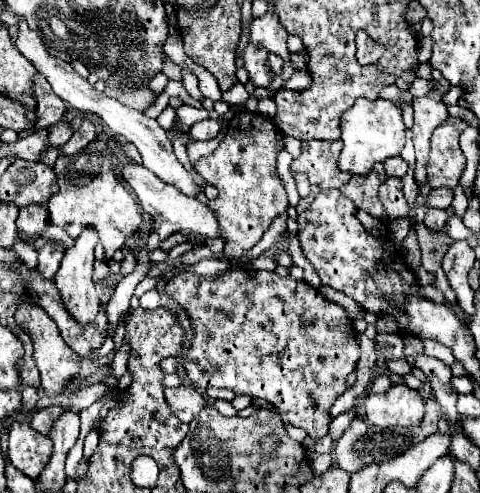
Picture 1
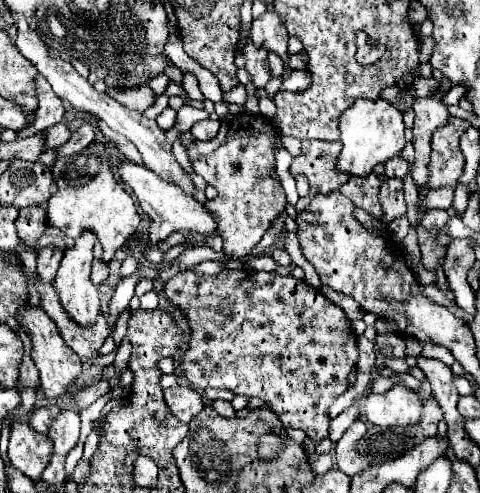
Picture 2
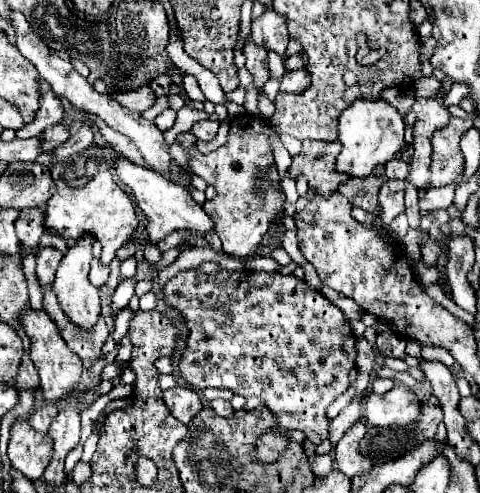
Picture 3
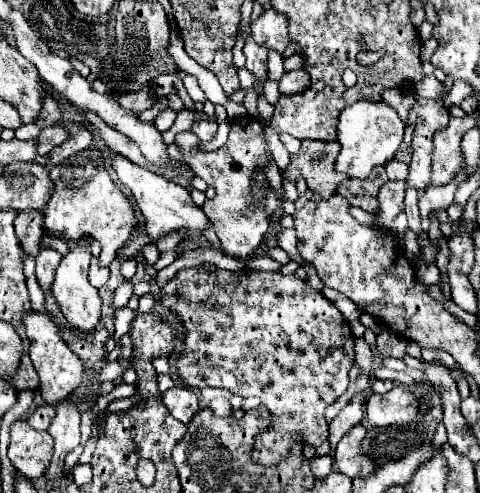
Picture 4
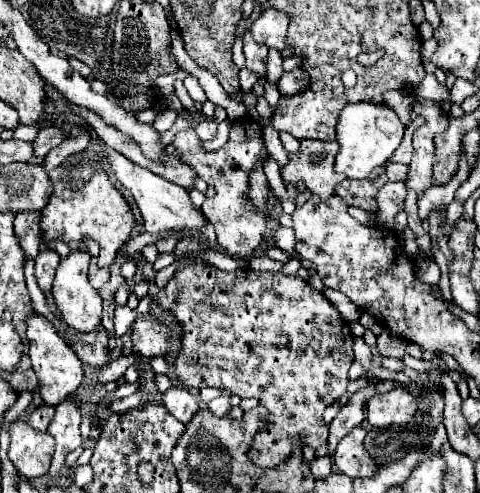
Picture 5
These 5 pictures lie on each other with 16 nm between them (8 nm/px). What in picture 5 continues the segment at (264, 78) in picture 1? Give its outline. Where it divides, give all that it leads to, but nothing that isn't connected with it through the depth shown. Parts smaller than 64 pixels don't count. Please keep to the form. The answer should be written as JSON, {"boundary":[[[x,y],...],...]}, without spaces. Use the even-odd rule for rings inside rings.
{"boundary":[[[248,30],[244,34],[244,56],[246,56],[246,68],[250,68],[252,72],[258,74],[258,78],[266,72],[266,54],[268,54],[268,46],[260,44],[252,38],[252,32]]]}

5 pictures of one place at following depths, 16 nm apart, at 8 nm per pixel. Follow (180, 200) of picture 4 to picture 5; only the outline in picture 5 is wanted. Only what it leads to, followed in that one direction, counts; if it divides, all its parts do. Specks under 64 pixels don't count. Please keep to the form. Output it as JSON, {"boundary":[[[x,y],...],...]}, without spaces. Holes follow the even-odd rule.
{"boundary":[[[104,146],[104,154],[110,162],[110,168],[114,170],[118,182],[130,190],[130,194],[134,196],[134,202],[136,206],[140,208],[140,214],[144,218],[144,228],[146,232],[162,232],[162,230],[174,230],[174,228],[186,228],[186,230],[200,230],[204,226],[204,214],[194,210],[192,208],[192,202],[190,202],[190,196],[188,192],[184,192],[184,188],[164,180],[162,176],[130,162],[126,156],[122,156],[120,152]]]}

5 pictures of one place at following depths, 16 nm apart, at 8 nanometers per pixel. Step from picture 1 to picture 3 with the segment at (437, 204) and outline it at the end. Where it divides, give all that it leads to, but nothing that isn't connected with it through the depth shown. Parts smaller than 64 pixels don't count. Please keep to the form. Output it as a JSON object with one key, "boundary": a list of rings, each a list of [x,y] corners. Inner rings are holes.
{"boundary":[[[462,174],[448,186],[442,186],[442,188],[428,188],[424,194],[420,194],[420,216],[426,216],[428,212],[432,210],[438,210],[438,208],[448,208],[454,200],[454,190],[456,186],[462,182]]]}

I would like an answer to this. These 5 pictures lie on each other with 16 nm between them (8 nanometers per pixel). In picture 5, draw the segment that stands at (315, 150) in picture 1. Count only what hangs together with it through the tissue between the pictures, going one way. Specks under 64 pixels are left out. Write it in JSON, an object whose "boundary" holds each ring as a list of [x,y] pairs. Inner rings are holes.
{"boundary":[[[300,140],[300,150],[288,154],[288,164],[280,168],[280,176],[286,184],[298,188],[302,182],[308,192],[316,194],[320,200],[328,200],[334,194],[334,186],[344,180],[334,172],[334,156],[338,152],[338,142],[322,140]]]}

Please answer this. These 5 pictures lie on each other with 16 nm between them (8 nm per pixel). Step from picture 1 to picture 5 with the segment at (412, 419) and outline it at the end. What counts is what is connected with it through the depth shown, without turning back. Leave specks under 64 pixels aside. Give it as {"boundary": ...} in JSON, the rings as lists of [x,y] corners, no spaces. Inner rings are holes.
{"boundary":[[[396,386],[386,394],[376,394],[366,404],[366,420],[374,428],[386,428],[390,424],[408,424],[416,414],[416,398],[404,386]]]}

